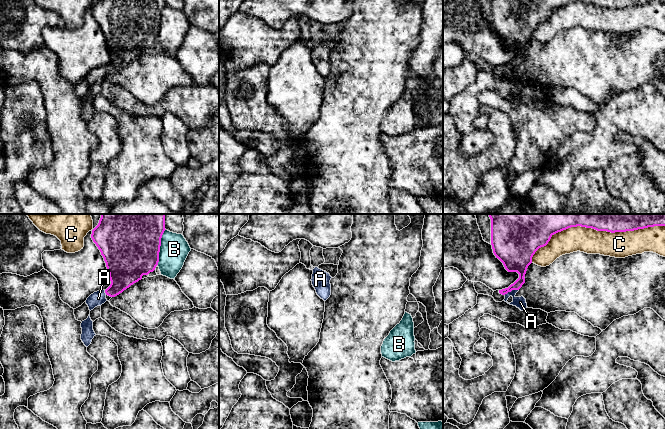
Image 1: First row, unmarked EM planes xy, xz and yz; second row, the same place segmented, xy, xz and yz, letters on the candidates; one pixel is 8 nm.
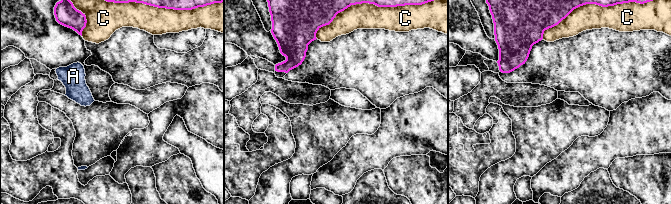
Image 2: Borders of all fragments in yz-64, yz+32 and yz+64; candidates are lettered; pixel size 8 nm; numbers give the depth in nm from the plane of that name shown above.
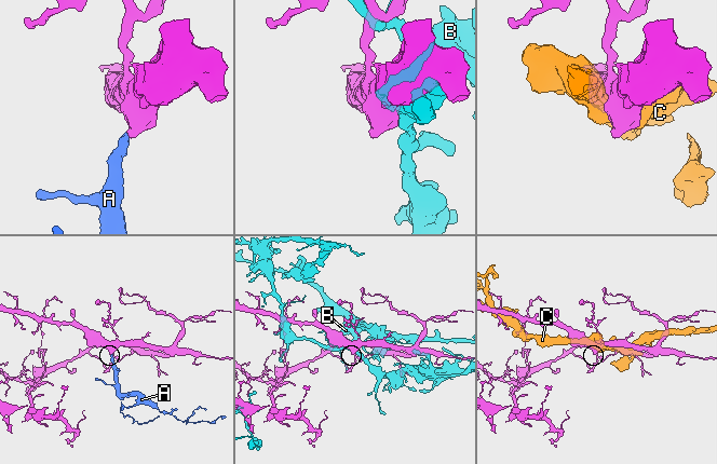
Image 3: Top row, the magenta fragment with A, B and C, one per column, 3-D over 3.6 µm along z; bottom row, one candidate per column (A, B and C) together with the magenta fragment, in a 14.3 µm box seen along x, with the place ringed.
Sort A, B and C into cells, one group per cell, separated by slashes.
A / B / C

